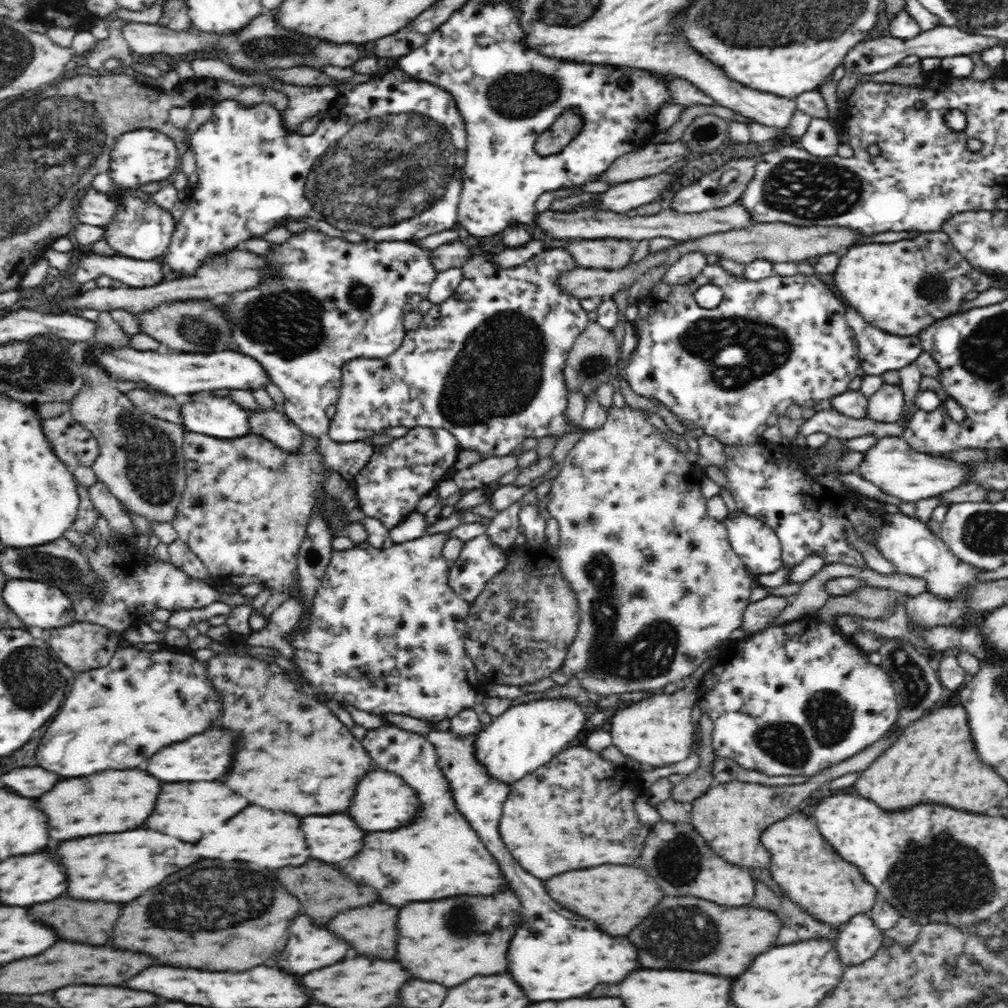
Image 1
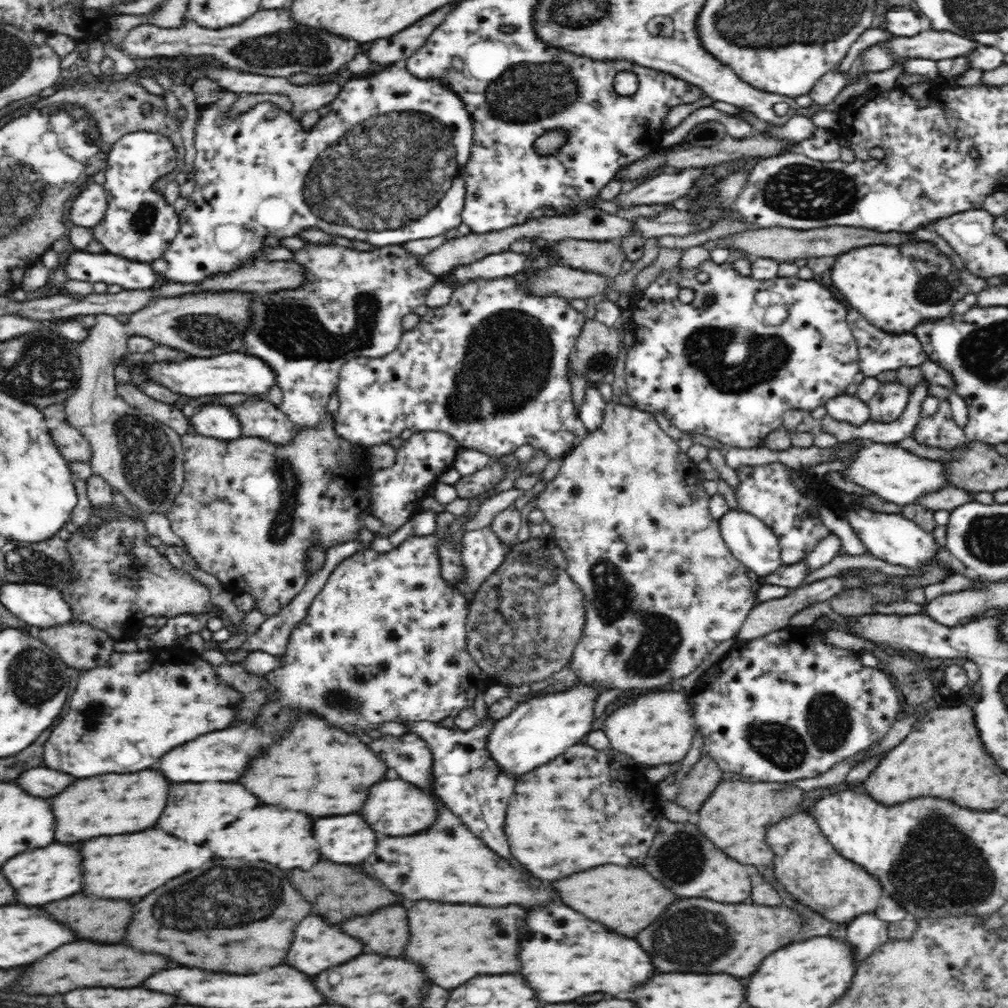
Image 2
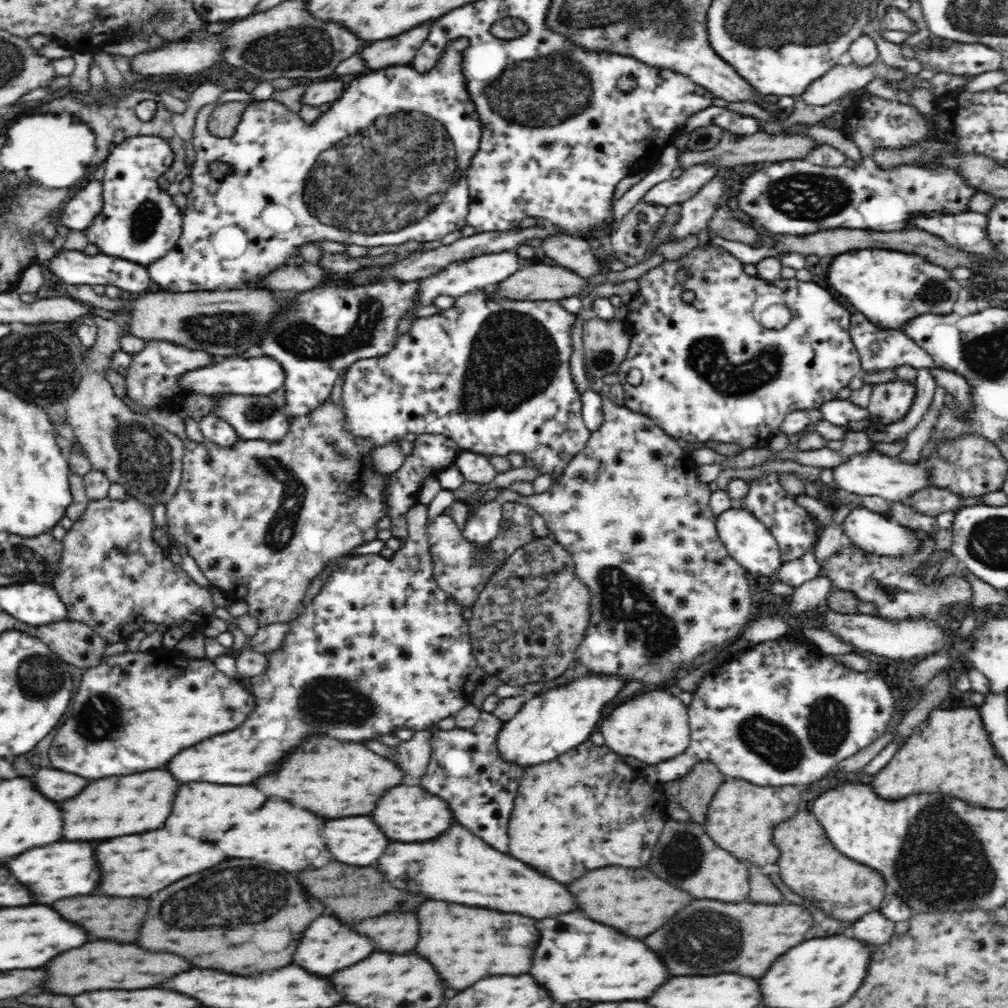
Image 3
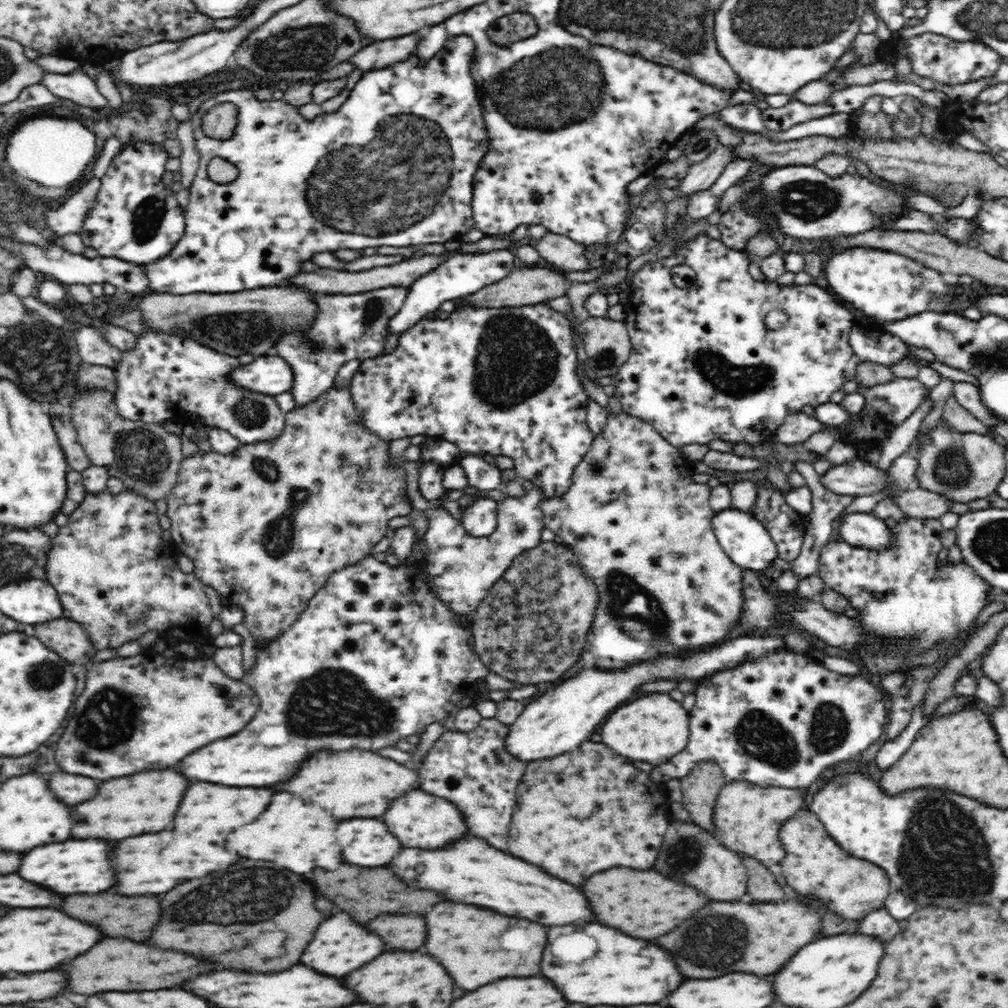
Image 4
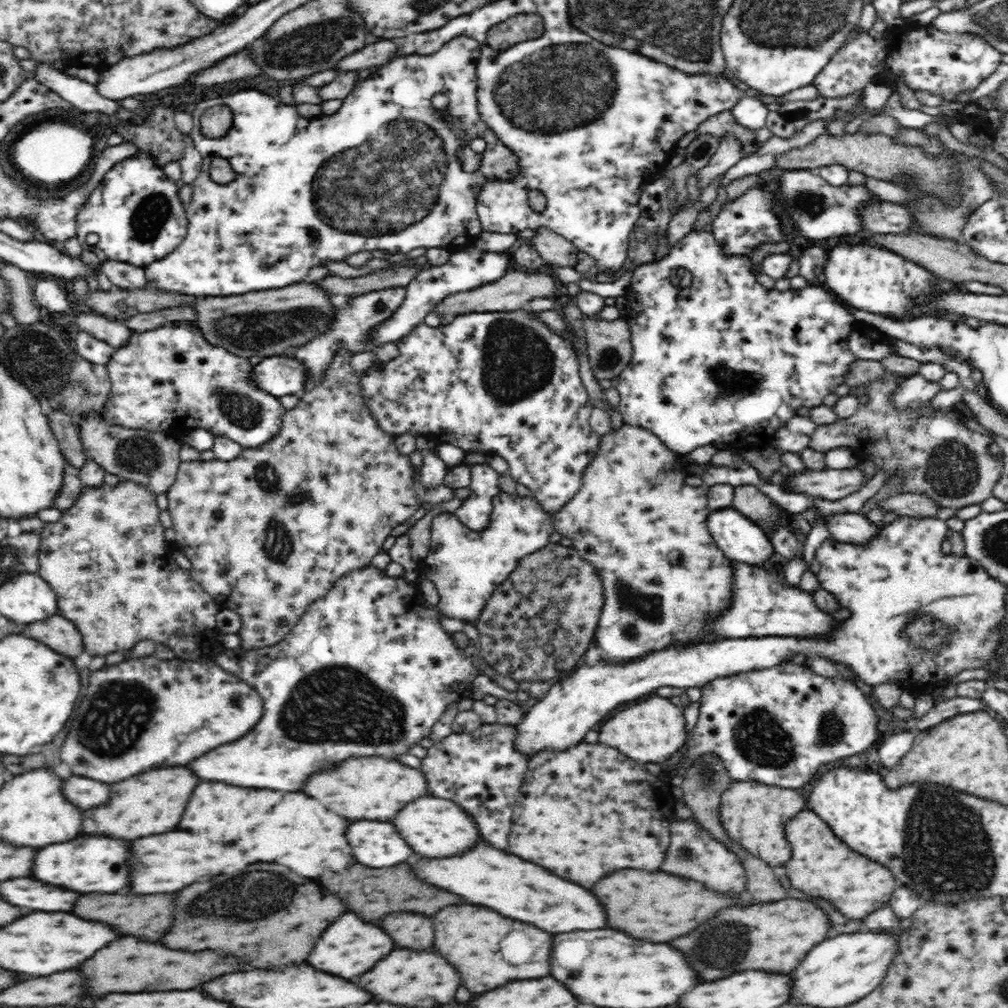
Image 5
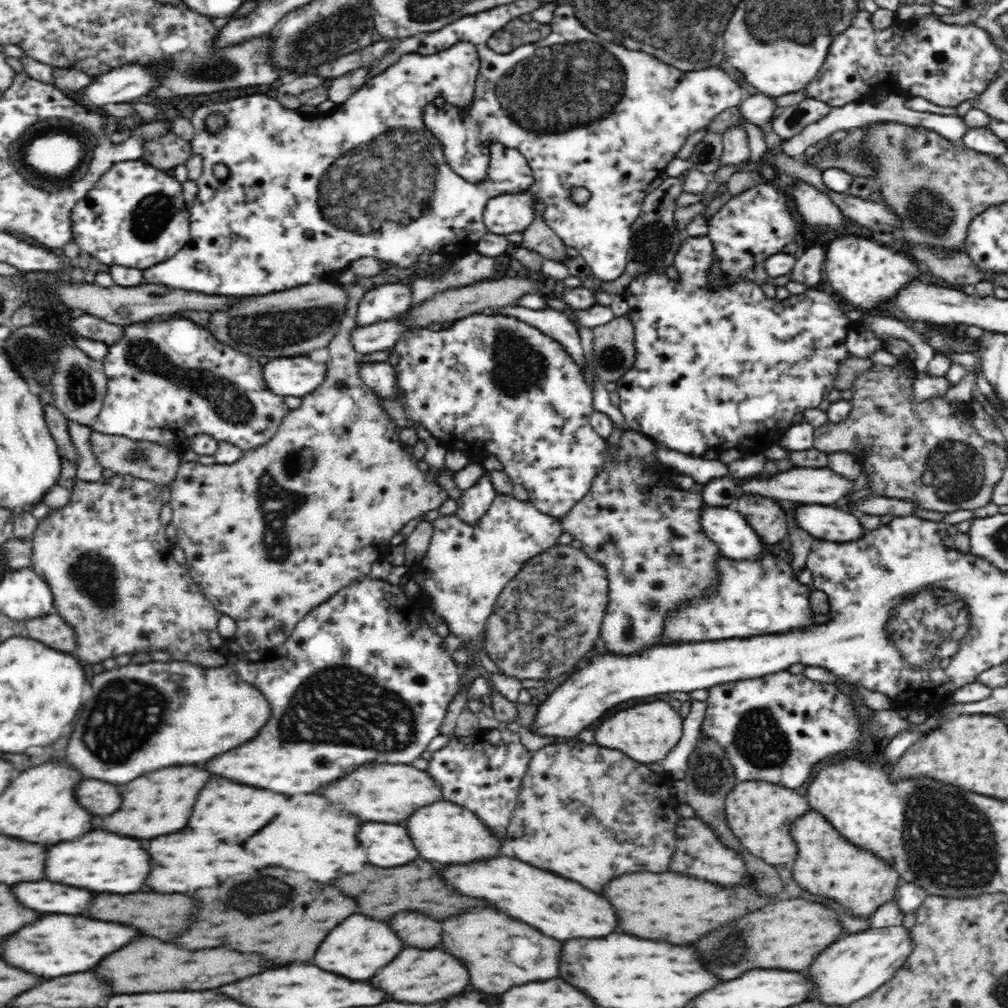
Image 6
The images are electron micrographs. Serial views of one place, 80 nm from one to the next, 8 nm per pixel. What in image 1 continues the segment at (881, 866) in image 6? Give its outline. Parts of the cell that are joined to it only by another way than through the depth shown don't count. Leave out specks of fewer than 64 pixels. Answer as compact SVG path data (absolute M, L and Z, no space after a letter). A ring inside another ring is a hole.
M804 814L788 816L786 820L768 826L760 840L772 854L772 878L780 884L790 900L802 906L816 920L832 926L843 926L852 916L868 914L874 906L878 890L874 890L874 886L870 886L866 878L854 870L854 866L842 862L842 858L834 854L834 848L818 832L814 818Z

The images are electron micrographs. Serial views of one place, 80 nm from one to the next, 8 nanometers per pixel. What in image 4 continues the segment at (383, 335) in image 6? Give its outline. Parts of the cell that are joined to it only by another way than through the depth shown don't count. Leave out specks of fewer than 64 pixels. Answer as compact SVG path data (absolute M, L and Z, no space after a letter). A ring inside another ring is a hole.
M509 249L482 253L456 251L450 254L442 264L423 274L408 287L409 293L406 294L405 305L402 306L401 310L398 310L398 313L389 323L390 334L404 334L420 320L425 319L428 313L438 310L444 302L454 302L456 298L468 296L468 294L472 294L484 286L494 284L517 267L519 264L514 253Z

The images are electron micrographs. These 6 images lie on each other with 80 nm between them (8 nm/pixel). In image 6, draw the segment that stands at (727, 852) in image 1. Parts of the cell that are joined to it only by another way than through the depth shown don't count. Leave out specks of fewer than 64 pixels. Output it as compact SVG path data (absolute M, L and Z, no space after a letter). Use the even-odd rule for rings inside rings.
M764 781L740 782L726 796L726 818L734 836L748 848L750 854L756 854L772 866L794 862L794 840L790 838L790 826L794 824L794 818L806 814L808 810L808 800L796 790L770 786Z

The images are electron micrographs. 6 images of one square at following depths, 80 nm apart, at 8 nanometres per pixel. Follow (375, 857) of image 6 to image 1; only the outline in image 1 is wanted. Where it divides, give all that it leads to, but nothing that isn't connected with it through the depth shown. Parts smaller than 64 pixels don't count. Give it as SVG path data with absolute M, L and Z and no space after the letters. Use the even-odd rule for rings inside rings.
M346 814L306 816L302 818L302 830L312 848L312 856L332 864L350 858L358 850L358 838L364 834Z

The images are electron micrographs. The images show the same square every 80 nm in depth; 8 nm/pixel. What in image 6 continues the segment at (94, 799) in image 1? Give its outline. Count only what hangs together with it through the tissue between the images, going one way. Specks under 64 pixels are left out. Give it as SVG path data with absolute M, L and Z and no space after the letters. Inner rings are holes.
M176 766L166 770L156 770L132 780L122 790L122 808L112 816L96 816L92 826L106 828L110 832L132 836L132 838L154 838L162 834L174 834L182 830L190 820L190 810L196 804L200 790L210 780L210 774L198 766Z

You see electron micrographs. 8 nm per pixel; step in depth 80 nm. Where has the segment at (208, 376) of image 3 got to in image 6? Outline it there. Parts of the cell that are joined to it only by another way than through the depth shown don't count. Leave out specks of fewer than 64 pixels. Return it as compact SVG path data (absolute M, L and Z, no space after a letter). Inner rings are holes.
M310 355L278 357L263 366L263 381L280 397L310 394L326 379L327 365Z

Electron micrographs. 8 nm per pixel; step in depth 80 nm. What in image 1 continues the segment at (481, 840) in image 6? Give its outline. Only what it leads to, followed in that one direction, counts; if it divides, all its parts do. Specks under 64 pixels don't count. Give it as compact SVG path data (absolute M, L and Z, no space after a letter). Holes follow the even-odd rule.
M377 767L364 780L360 780L348 814L364 830L394 830L394 826L402 826L402 822L406 822L410 814L418 816L421 810L421 801L418 801L417 794L411 786L406 785L395 773Z

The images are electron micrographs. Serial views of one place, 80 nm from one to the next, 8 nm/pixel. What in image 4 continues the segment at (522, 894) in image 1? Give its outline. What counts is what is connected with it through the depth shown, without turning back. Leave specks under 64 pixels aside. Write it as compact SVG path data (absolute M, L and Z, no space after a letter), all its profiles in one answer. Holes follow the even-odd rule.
M602 924L550 928L542 956L542 974L564 992L568 1002L584 1002L590 1006L660 1004L684 980L666 950Z

